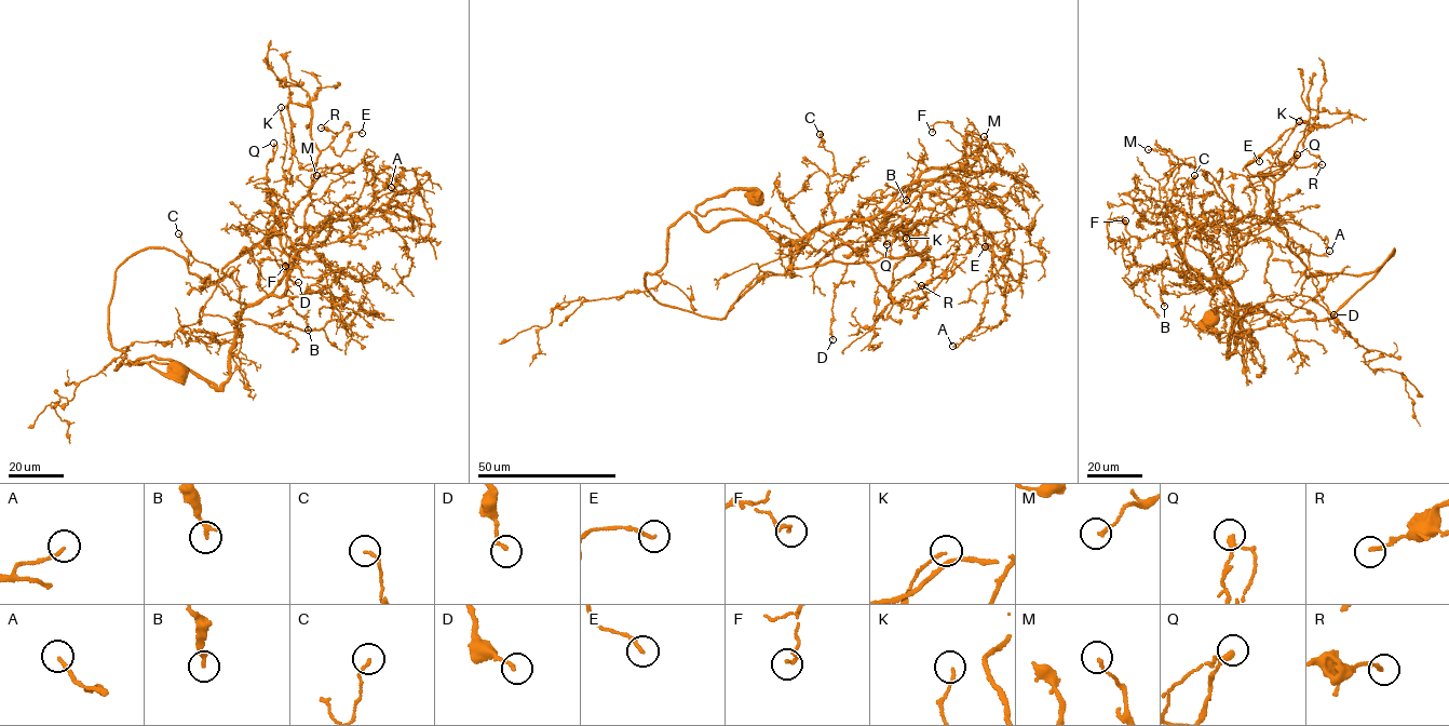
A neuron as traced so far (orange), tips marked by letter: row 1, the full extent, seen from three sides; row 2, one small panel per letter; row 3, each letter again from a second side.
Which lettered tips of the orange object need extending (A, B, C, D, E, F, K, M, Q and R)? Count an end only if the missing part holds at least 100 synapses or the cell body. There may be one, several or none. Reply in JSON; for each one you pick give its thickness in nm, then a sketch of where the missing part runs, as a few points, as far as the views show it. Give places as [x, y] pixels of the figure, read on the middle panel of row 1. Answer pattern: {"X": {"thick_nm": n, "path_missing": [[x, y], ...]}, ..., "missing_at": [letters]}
{"missing_at": []}

